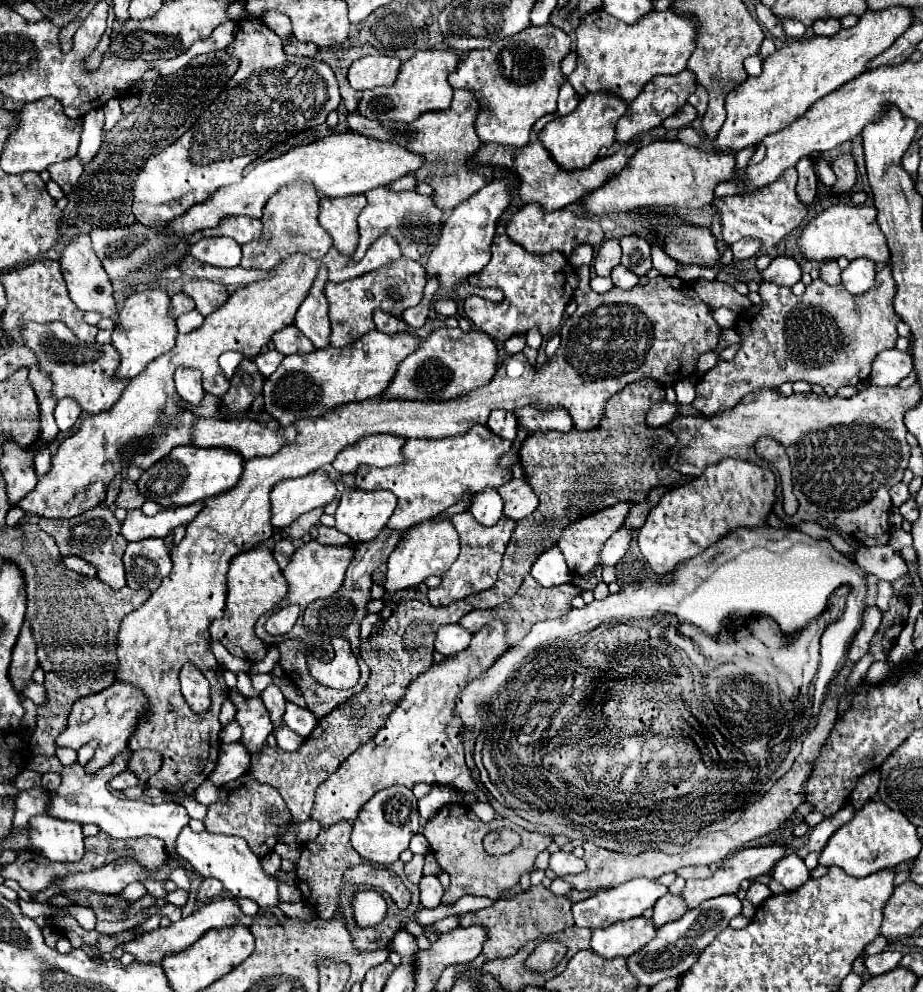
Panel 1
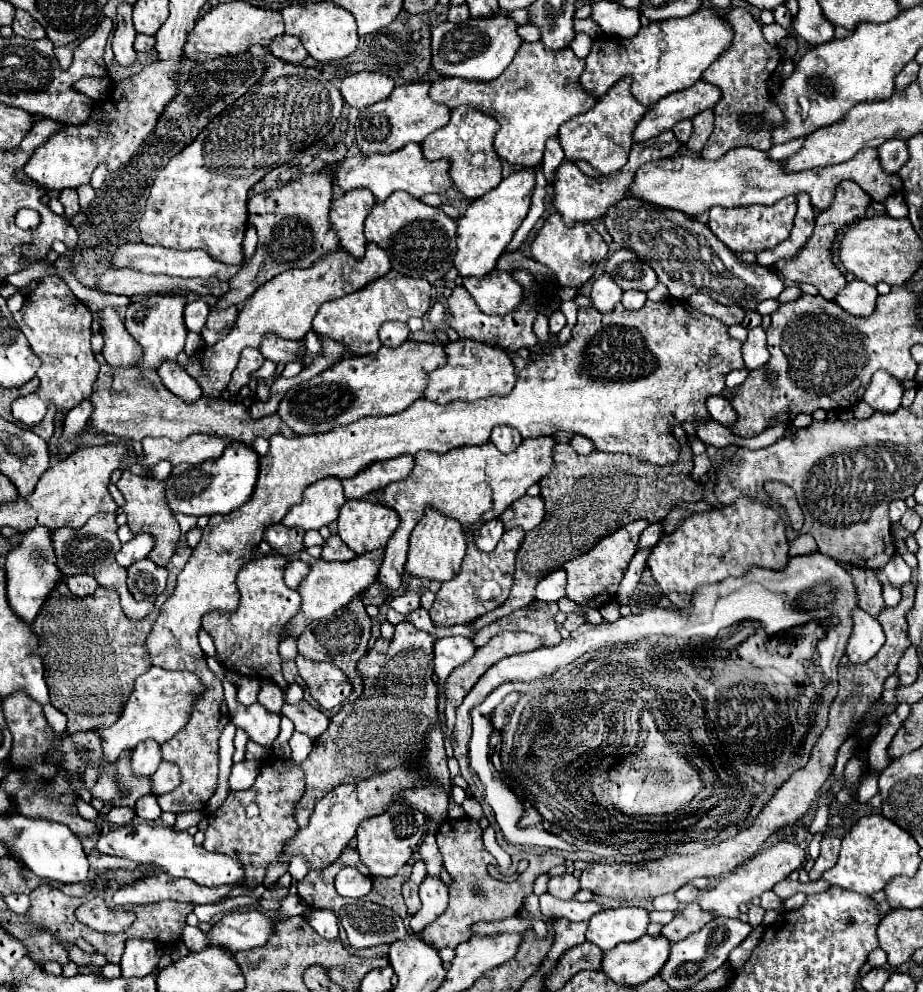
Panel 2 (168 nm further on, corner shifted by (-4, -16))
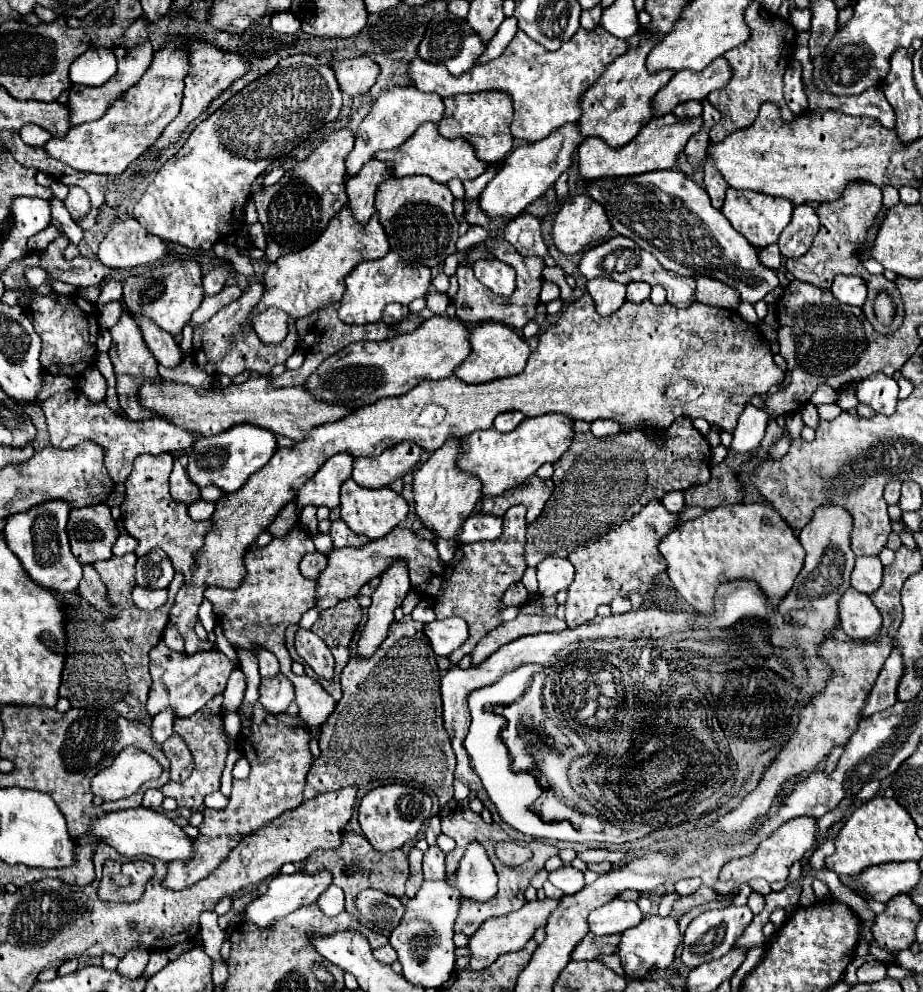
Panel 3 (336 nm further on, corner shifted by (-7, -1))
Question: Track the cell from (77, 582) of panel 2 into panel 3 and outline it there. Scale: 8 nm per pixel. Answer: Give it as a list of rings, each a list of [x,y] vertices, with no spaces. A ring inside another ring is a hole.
[[[84,565],[84,577],[78,585],[78,593],[90,601],[98,611],[108,613],[108,599],[106,599],[106,589],[104,583],[100,581],[96,569],[92,565]]]

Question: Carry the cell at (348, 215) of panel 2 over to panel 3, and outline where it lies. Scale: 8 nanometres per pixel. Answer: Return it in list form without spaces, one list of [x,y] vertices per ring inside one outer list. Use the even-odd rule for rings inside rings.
[[[368,161],[354,177],[346,181],[346,193],[348,193],[348,207],[352,209],[352,215],[356,217],[356,223],[366,225],[368,219],[374,213],[374,195],[378,185],[388,179],[388,165],[384,161]]]

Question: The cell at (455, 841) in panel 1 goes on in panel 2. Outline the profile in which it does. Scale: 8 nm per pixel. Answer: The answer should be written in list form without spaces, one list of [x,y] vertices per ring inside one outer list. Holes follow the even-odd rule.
[[[463,818],[463,820],[445,820],[437,830],[437,846],[443,856],[443,866],[451,876],[449,886],[449,906],[447,910],[433,922],[429,928],[423,930],[423,938],[433,944],[433,948],[457,948],[461,942],[467,942],[473,932],[471,926],[477,922],[495,922],[513,918],[519,914],[525,896],[533,892],[533,882],[539,874],[547,874],[553,866],[563,864],[563,858],[555,854],[529,854],[529,868],[515,880],[515,882],[501,882],[489,876],[487,866],[493,862],[493,856],[485,850],[481,840],[481,826],[477,820]],[[477,892],[483,892],[477,894]]]

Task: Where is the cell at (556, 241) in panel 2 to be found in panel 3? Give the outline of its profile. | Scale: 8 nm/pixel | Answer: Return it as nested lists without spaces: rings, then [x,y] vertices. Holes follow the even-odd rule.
[[[586,195],[570,197],[554,215],[552,241],[564,255],[576,255],[604,241],[610,233],[608,217],[600,203]]]

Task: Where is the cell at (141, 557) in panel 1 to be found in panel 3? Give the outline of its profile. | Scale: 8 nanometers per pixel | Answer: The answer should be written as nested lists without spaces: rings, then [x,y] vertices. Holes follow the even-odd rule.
[[[154,549],[136,561],[136,583],[146,589],[162,589],[174,577],[174,567],[162,549]]]

